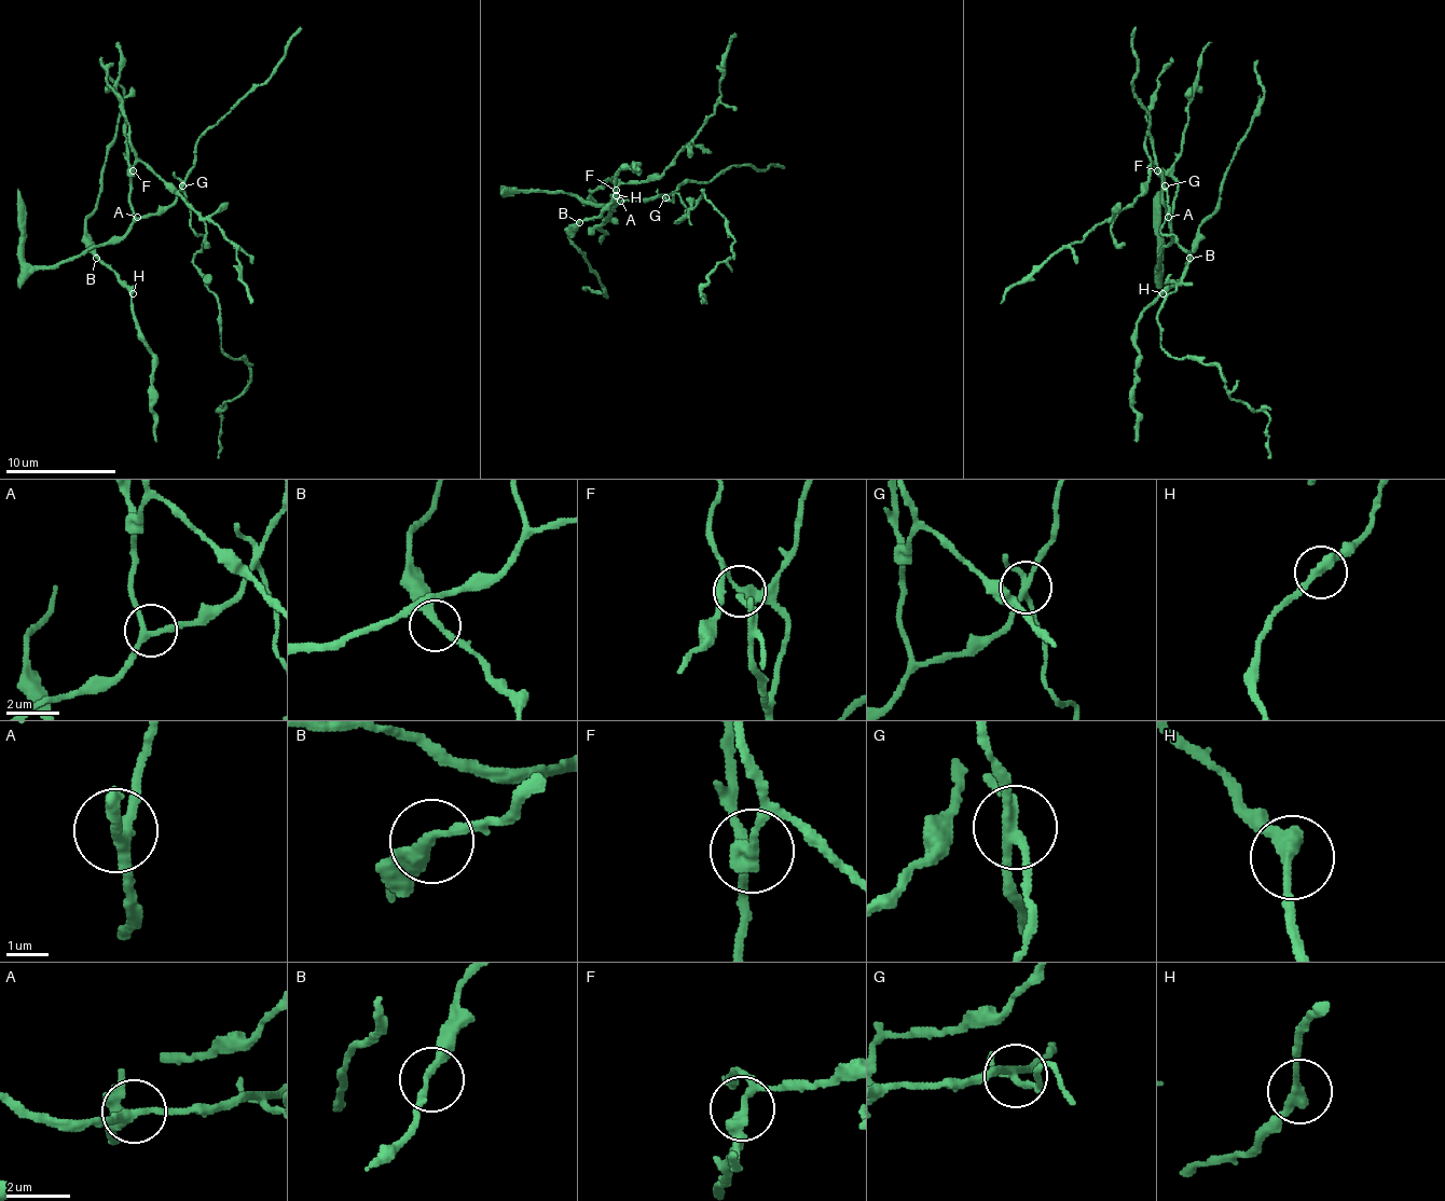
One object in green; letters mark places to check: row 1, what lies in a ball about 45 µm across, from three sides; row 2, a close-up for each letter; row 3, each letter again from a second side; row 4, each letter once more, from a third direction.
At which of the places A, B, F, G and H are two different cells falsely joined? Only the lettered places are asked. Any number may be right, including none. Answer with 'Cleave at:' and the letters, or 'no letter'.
Cleave at: F, G

